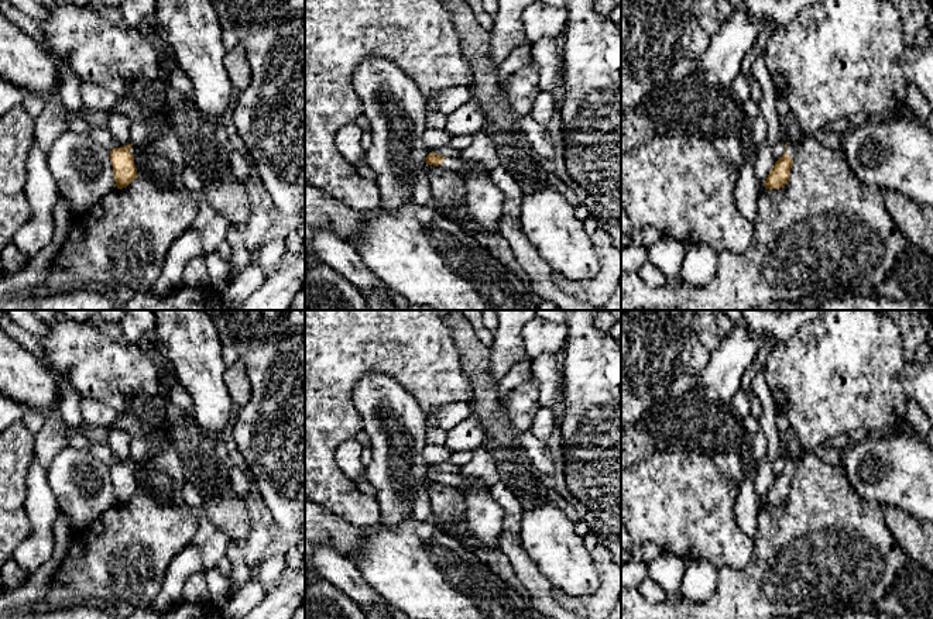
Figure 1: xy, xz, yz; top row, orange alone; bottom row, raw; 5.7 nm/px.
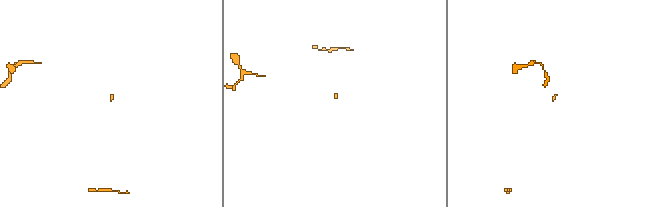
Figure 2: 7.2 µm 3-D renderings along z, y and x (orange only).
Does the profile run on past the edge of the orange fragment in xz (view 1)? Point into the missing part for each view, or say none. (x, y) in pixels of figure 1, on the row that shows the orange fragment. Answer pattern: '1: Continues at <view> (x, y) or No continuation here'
1: Continues at xz (455, 164)

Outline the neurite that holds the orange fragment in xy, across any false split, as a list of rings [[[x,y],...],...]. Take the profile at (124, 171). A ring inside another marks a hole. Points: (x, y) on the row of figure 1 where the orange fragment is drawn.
[[[167,97],[159,106],[159,111],[147,118],[151,123],[151,140],[144,147],[134,147],[133,144],[114,148],[110,151],[110,161],[113,166],[113,176],[117,189],[128,186],[137,178],[137,168],[134,165],[134,154],[145,152],[150,144],[158,141],[168,130],[172,130],[172,124],[167,113]]]

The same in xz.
[[[432,152],[426,157],[426,164],[439,166],[442,169],[460,171],[467,165],[467,161],[462,158],[446,158]]]

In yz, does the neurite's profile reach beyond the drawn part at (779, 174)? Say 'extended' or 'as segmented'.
extended

